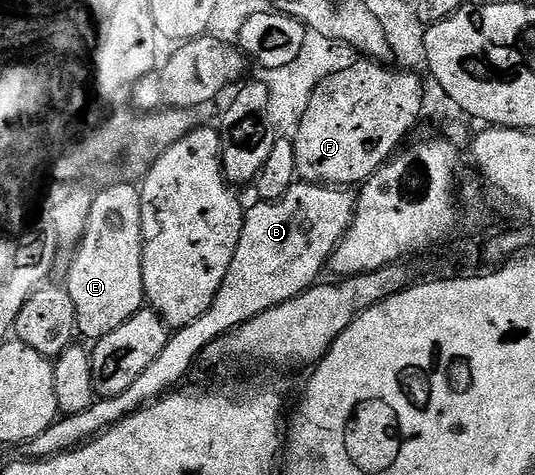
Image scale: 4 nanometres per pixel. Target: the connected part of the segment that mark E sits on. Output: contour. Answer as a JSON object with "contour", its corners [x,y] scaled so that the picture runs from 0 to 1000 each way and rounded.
{"contour":[[[249,383],[211,387],[206,394],[193,394],[181,404],[172,423],[170,446],[164,453],[163,478],[157,482],[153,505],[148,507],[142,526],[136,531],[138,547],[131,554],[131,573],[123,579],[120,602],[123,615],[135,625],[135,642],[142,651],[142,697],[148,707],[163,705],[168,718],[181,718],[209,701],[209,693],[224,693],[232,676],[239,676],[256,655],[267,653],[273,619],[269,617],[269,583],[265,581],[265,404]]]}

